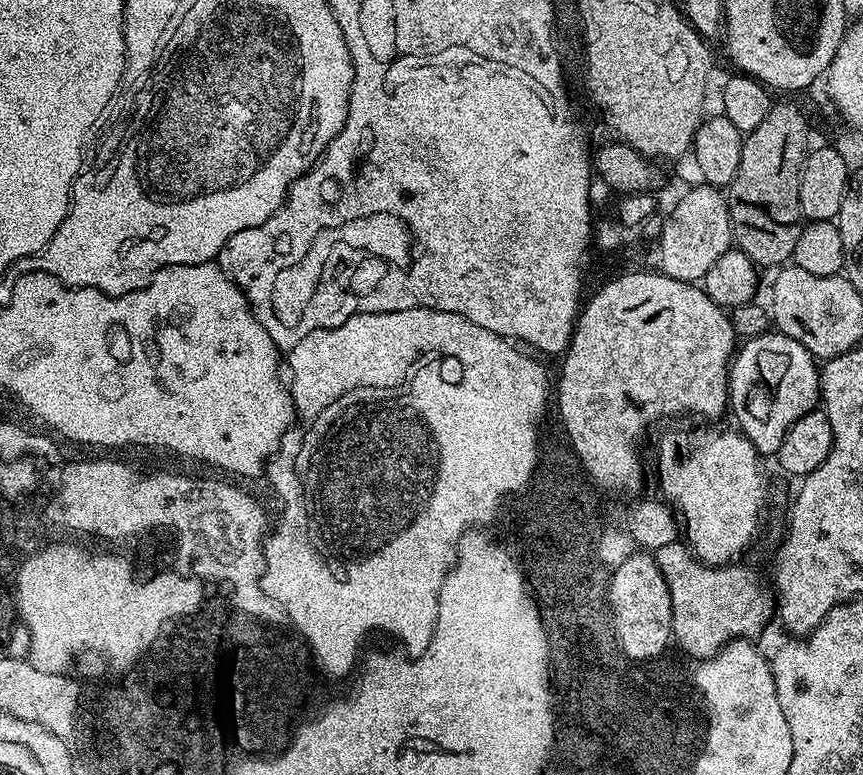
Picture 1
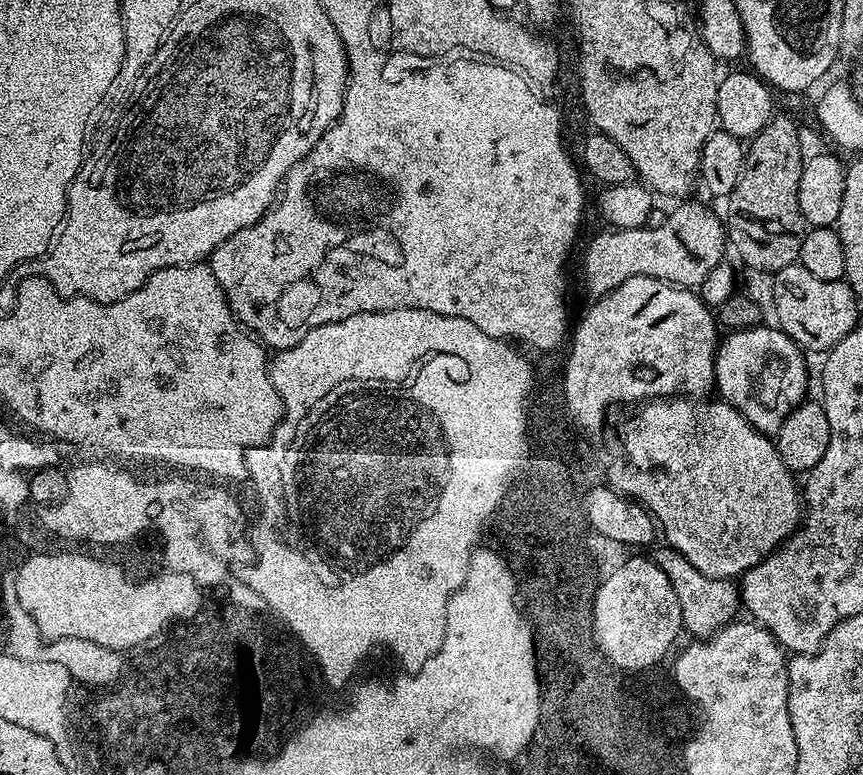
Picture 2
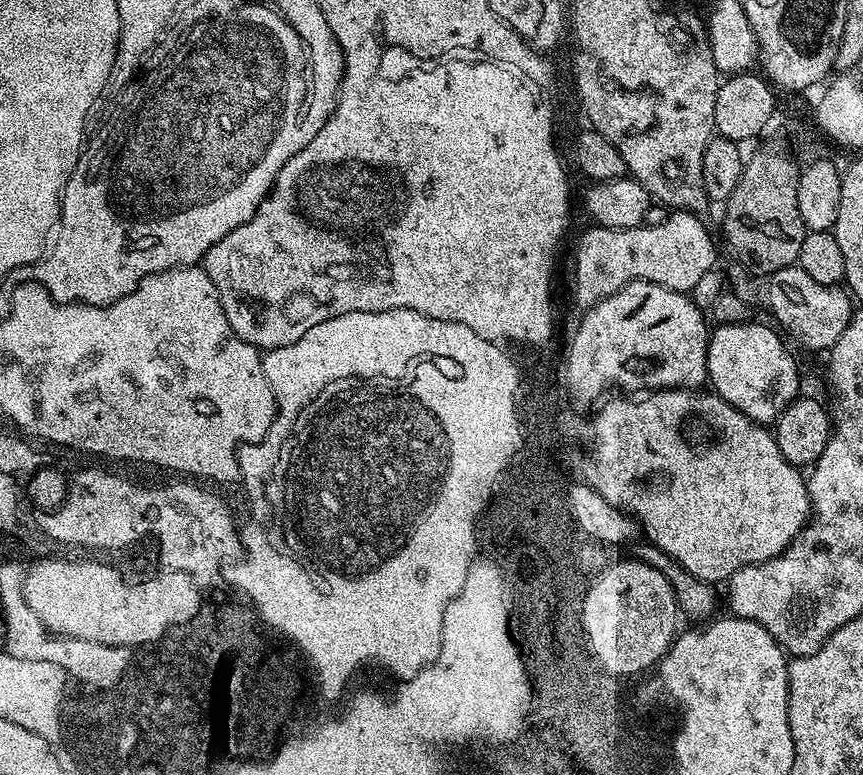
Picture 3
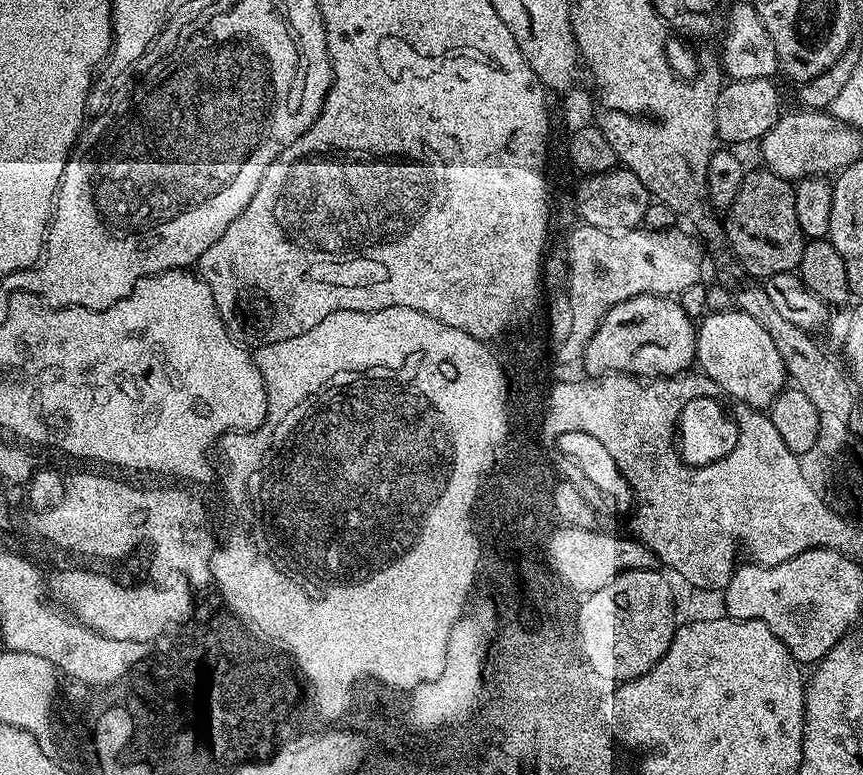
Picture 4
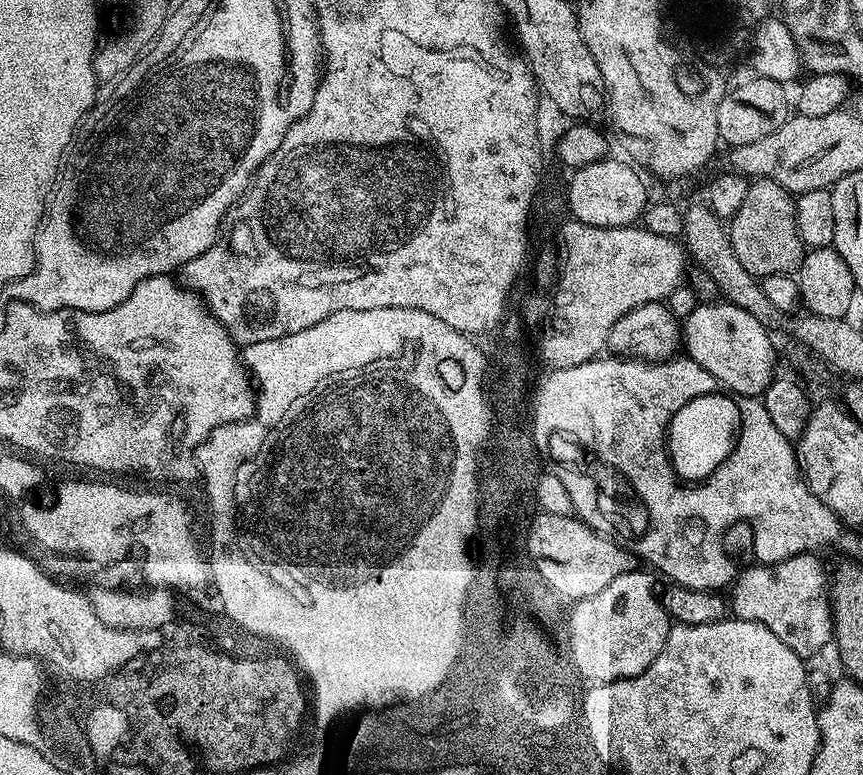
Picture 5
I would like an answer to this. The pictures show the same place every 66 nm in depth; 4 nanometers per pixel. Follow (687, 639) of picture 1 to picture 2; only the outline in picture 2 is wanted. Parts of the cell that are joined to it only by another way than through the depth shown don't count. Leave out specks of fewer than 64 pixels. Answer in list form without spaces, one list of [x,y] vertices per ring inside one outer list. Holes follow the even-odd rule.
[[[667,546],[659,547],[651,549],[653,552],[650,552],[650,558],[658,566],[658,570],[662,570],[662,574],[666,574],[666,578],[670,578],[670,586],[674,586],[674,594],[678,598],[680,607],[680,622],[683,631],[689,632],[689,637],[710,637],[719,628],[725,628],[726,625],[737,619],[736,608],[738,612],[741,607],[740,593],[732,580],[710,578],[706,574],[694,570],[694,566],[690,566],[690,562],[686,562],[686,558],[682,558],[682,554],[678,554],[678,550]]]

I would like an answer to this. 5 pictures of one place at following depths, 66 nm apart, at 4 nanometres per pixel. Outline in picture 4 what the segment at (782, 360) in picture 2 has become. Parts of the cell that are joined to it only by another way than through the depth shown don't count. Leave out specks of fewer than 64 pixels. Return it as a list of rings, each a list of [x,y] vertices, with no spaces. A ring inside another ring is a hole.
[[[708,312],[699,321],[696,329],[695,363],[703,375],[716,383],[737,404],[748,404],[751,408],[767,409],[776,400],[776,395],[786,387],[786,373],[782,354],[774,346],[774,338],[750,318],[750,314],[731,312]]]

